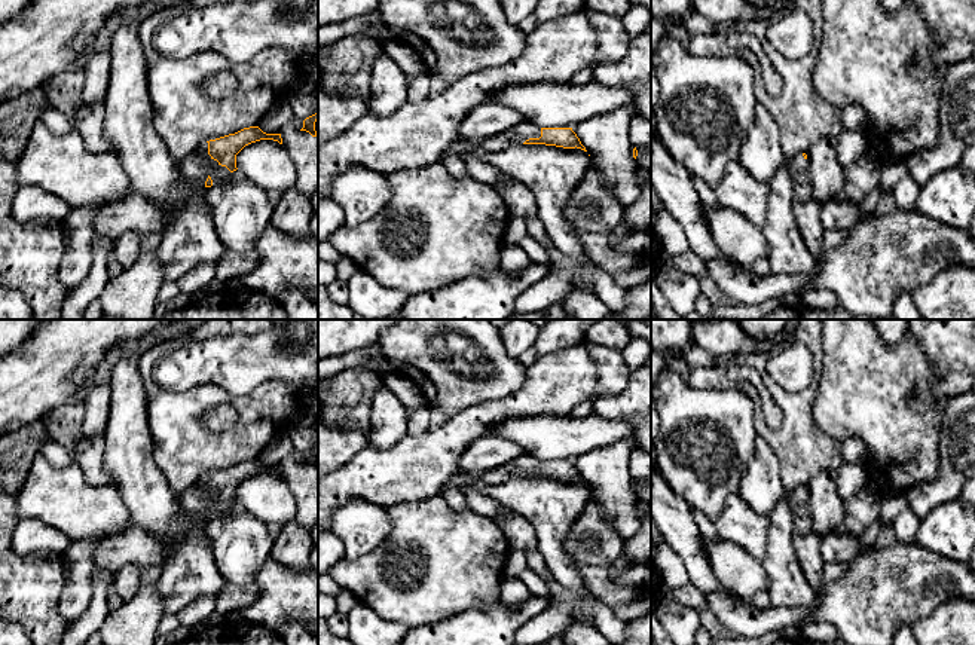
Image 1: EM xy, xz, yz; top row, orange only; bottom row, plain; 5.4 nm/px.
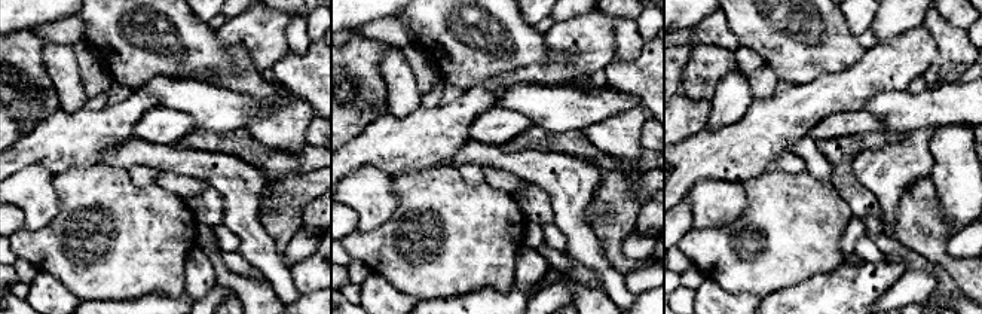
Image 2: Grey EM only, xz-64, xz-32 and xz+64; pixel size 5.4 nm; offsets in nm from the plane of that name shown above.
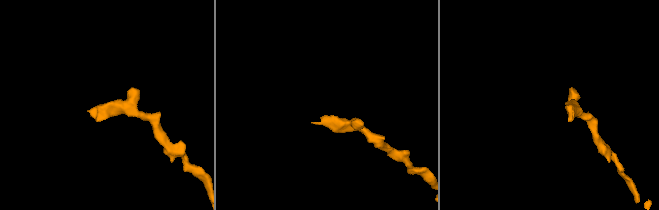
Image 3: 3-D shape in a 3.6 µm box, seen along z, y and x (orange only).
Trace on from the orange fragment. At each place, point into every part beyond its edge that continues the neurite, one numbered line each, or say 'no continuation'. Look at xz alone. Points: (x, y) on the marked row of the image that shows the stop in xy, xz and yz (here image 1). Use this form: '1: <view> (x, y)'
1: xz (519, 134)

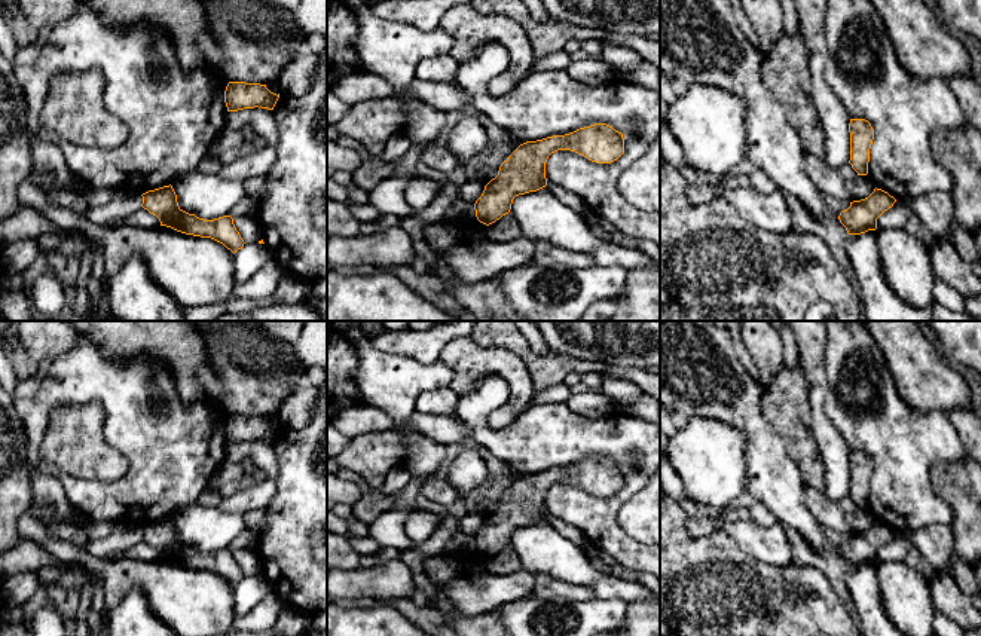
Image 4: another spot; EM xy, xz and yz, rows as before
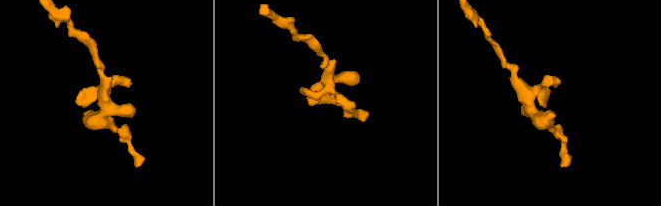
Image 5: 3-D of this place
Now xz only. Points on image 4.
no continuation

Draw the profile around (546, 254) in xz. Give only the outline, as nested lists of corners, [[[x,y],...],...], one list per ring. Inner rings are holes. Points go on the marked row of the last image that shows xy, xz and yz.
[[[535,241],[534,262],[540,266],[565,265],[575,269],[586,269],[595,265],[590,254],[571,253],[545,241]]]

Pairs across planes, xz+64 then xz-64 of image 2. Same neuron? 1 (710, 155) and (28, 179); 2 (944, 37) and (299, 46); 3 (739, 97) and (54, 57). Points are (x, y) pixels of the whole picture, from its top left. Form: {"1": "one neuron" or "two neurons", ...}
{"1": "two neurons", "2": "one neuron", "3": "one neuron"}

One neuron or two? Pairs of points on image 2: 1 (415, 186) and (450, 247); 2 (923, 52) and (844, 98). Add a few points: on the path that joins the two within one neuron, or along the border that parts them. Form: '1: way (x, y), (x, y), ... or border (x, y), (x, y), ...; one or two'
1: way (430, 201), (441, 213), (446, 222), (446, 232); one
2: way (904, 58), (863, 79); one

